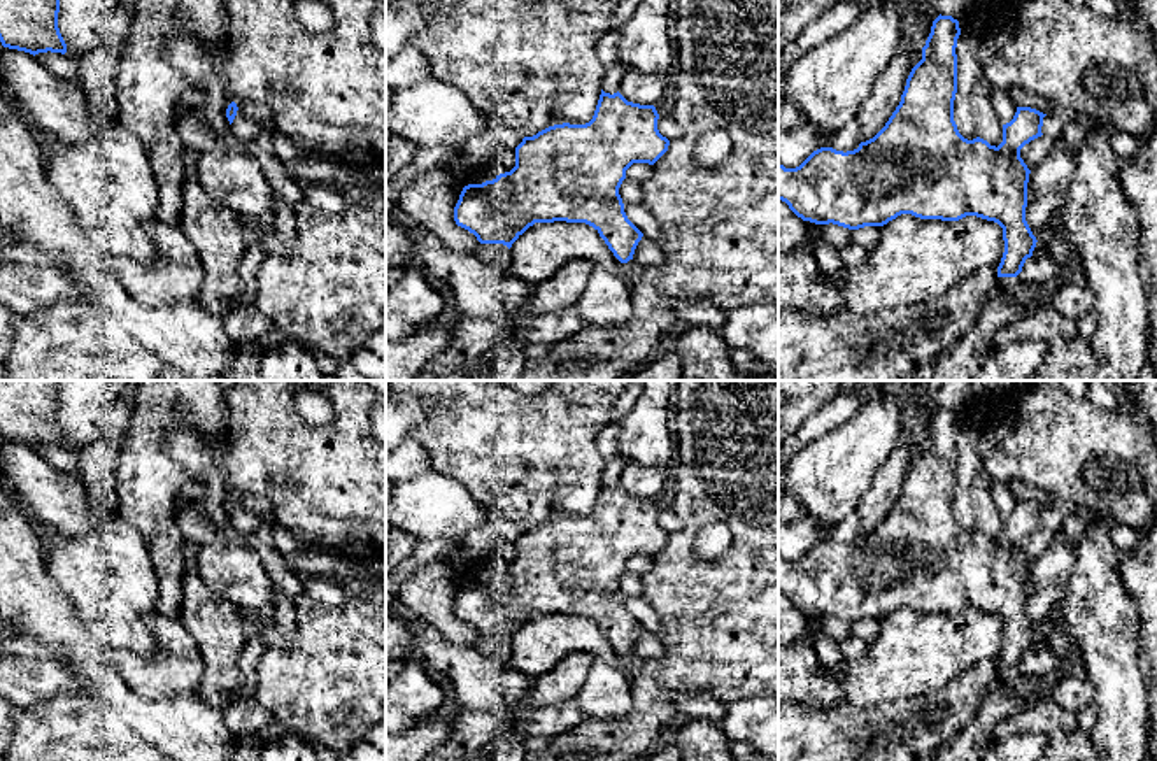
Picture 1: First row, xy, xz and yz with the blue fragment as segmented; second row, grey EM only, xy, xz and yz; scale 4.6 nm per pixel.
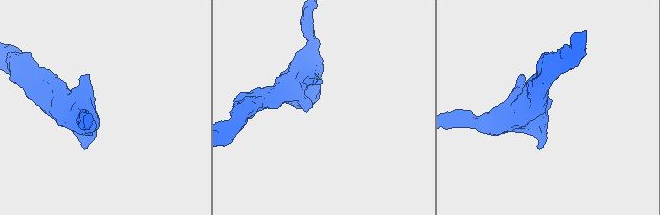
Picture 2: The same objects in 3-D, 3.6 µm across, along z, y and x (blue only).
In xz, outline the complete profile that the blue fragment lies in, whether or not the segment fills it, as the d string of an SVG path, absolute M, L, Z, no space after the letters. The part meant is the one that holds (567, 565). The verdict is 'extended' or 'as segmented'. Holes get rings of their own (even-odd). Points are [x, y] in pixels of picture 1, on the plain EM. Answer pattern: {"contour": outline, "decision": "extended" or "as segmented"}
{"contour": "M601 482L594 509L586 517L554 517L515 540L515 559L482 577L463 580L454 600L454 614L480 637L512 637L535 615L586 615L605 633L624 658L628 670L640 665L633 652L643 626L628 612L619 580L633 556L654 558L670 538L657 523L659 507L654 498L628 494L619 484Z", "decision": "extended"}

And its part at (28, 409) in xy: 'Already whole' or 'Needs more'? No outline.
Already whole

